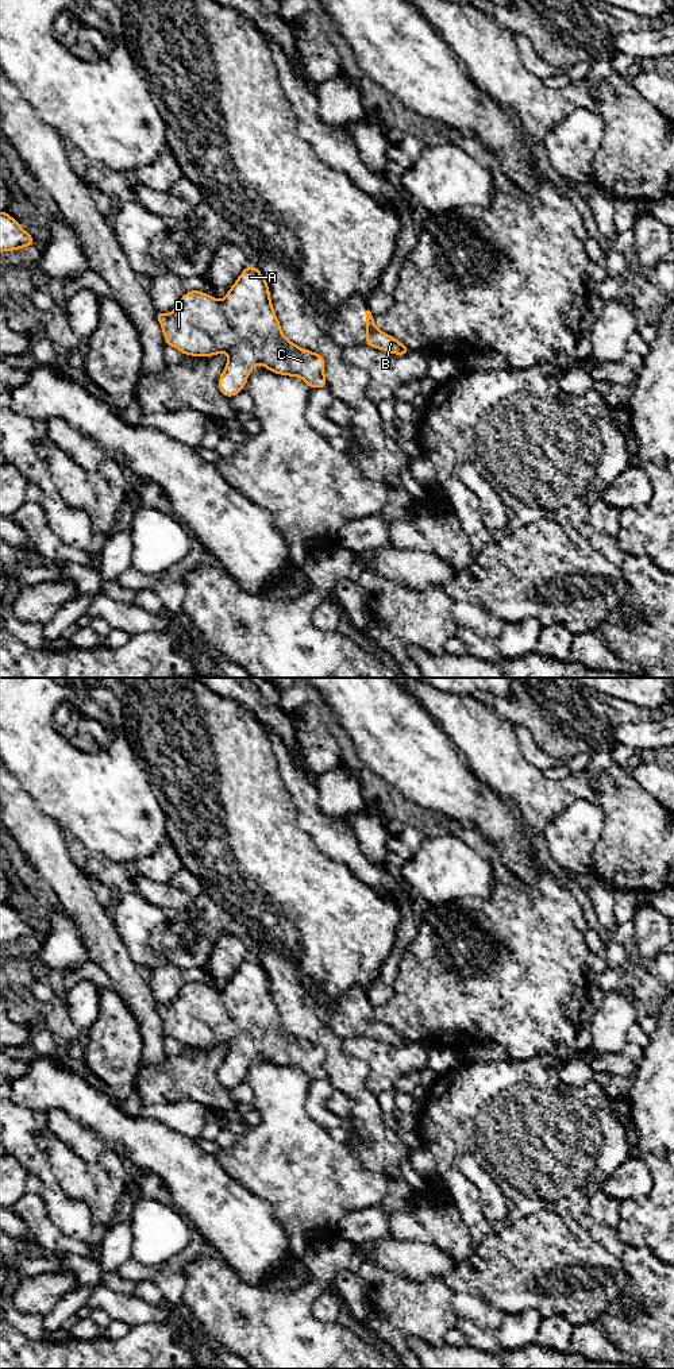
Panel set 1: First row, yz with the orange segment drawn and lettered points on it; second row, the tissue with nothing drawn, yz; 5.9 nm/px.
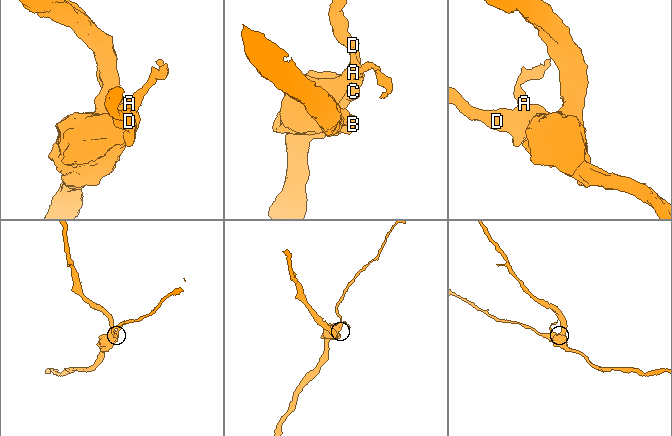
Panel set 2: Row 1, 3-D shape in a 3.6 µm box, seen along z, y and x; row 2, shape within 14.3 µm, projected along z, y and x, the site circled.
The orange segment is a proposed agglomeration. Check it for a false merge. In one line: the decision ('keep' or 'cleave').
keep

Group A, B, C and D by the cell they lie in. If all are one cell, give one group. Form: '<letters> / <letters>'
A B C D

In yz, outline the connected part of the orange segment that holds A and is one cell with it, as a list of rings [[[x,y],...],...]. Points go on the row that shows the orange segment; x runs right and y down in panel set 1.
[[[255,266],[246,267],[222,301],[201,290],[186,292],[169,315],[157,312],[165,343],[184,355],[227,352],[219,390],[234,397],[259,363],[280,374],[300,377],[309,389],[327,387],[326,360],[300,348],[281,331],[269,285]]]

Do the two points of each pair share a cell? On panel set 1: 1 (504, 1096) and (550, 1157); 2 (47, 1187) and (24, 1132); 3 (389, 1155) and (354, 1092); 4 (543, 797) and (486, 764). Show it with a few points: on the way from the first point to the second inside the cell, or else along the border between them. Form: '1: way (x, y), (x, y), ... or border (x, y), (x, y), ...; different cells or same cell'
1: way (511, 1111), (542, 1142); same cell
2: way (45, 1173), (26, 1150), (24, 1145); same cell
3: way (374, 1140), (368, 1133), (365, 1107); same cell
4: way (530, 790), (500, 764); same cell

